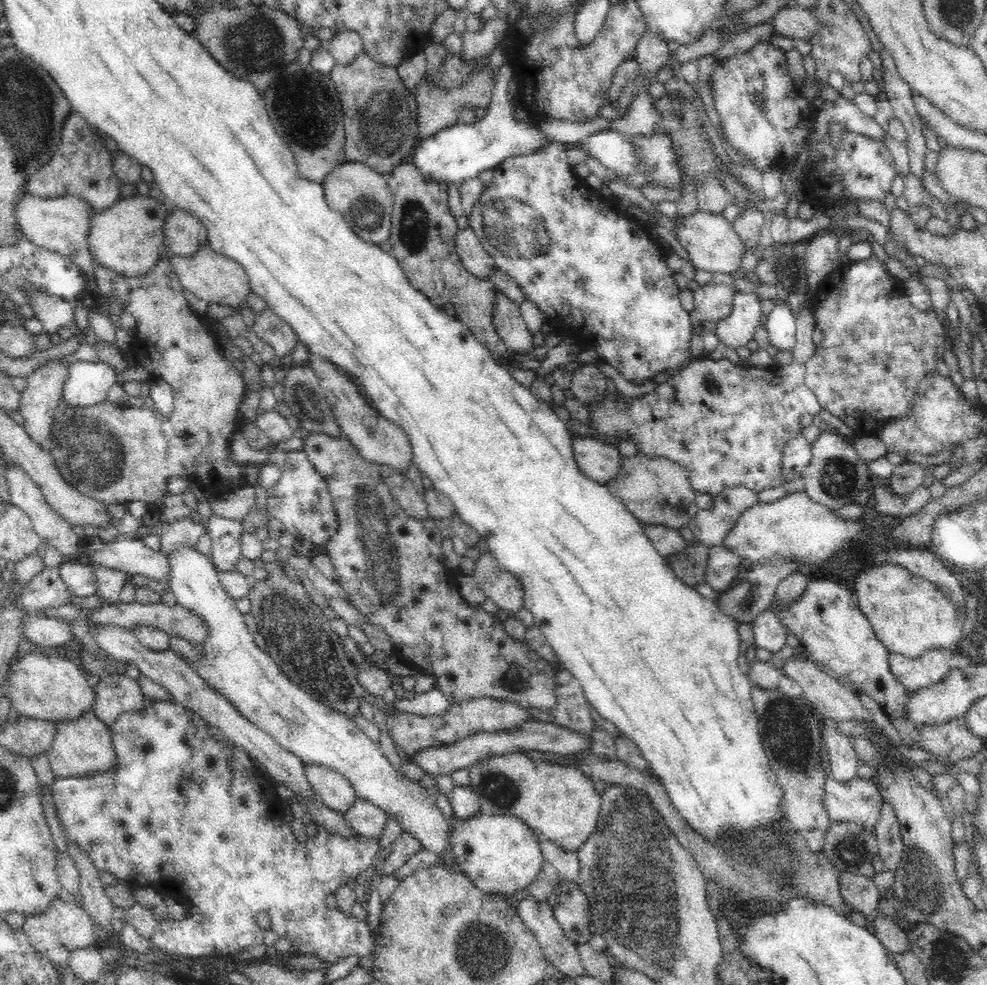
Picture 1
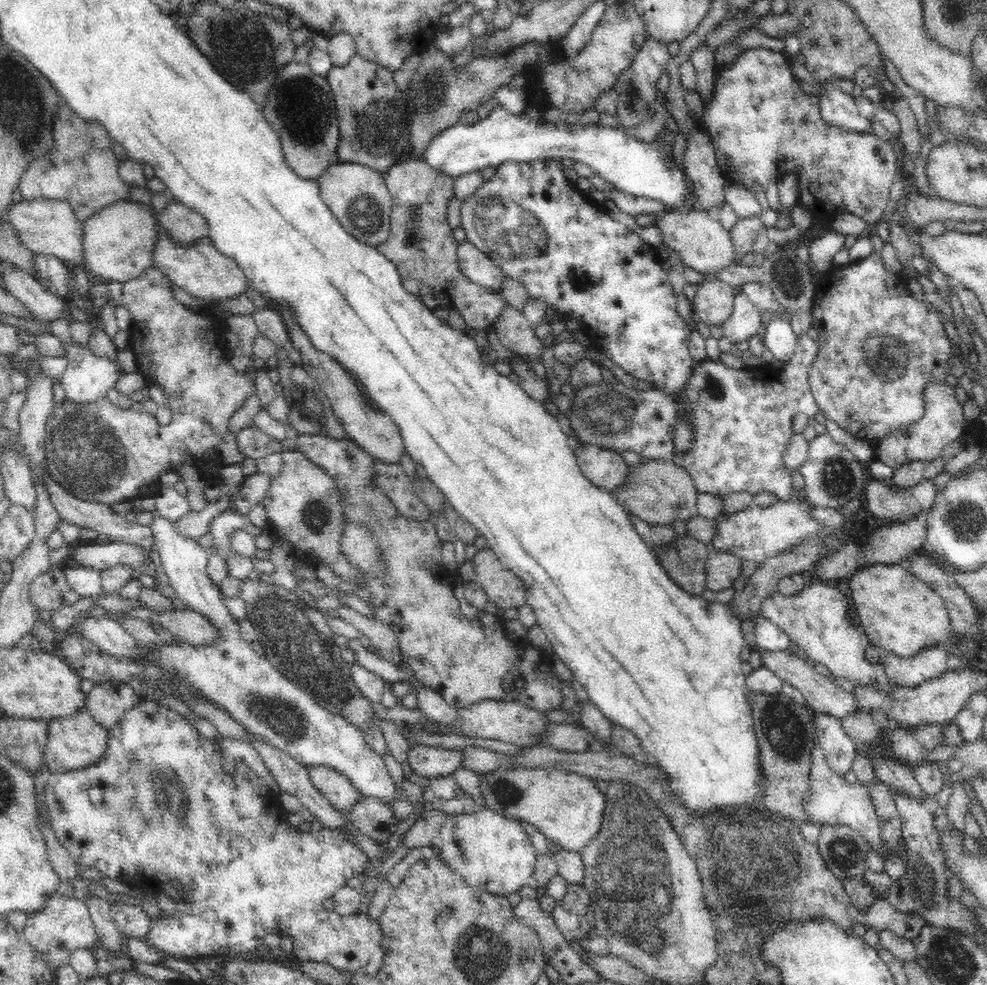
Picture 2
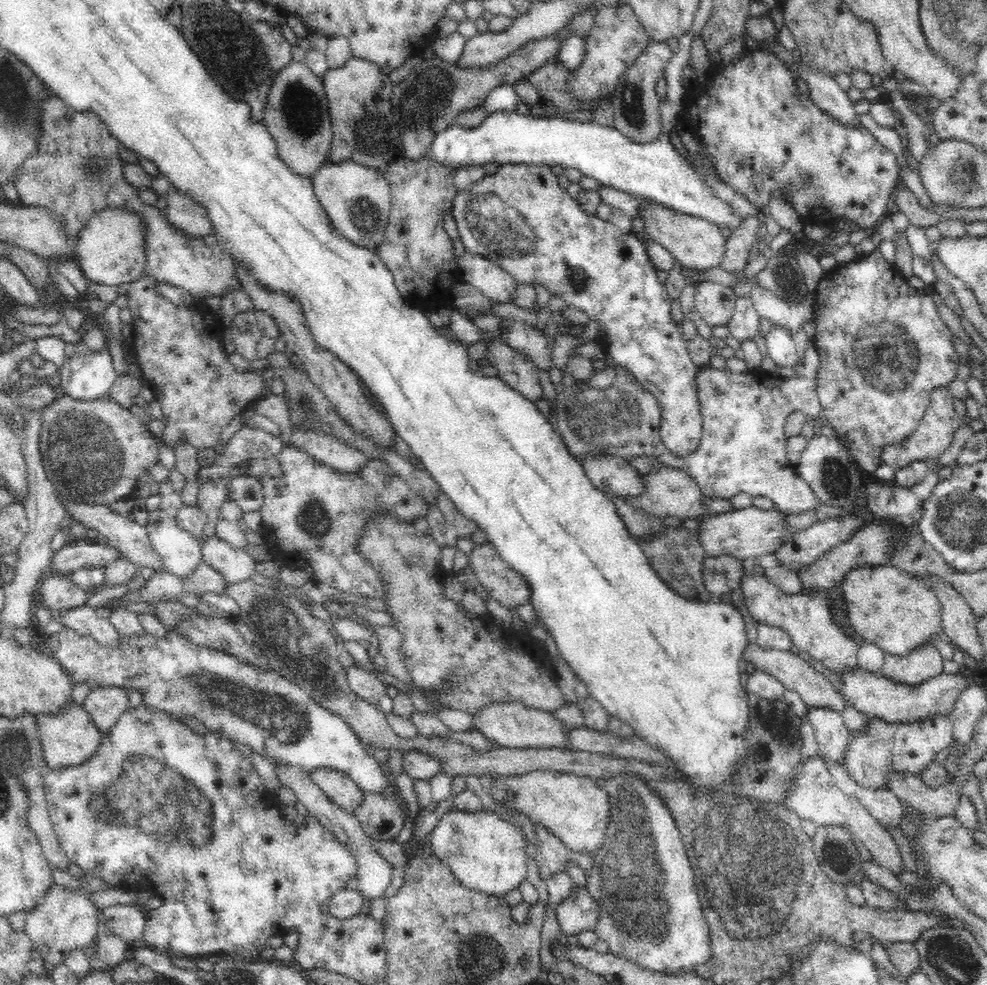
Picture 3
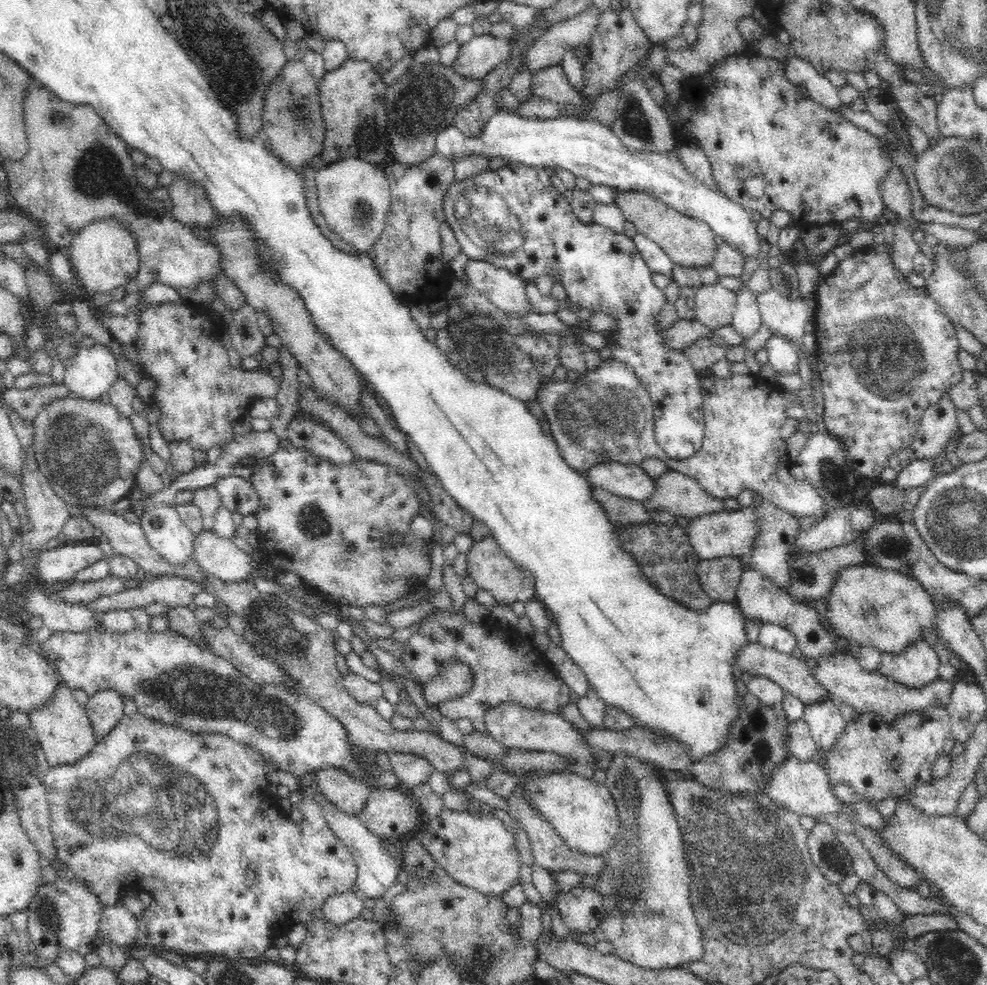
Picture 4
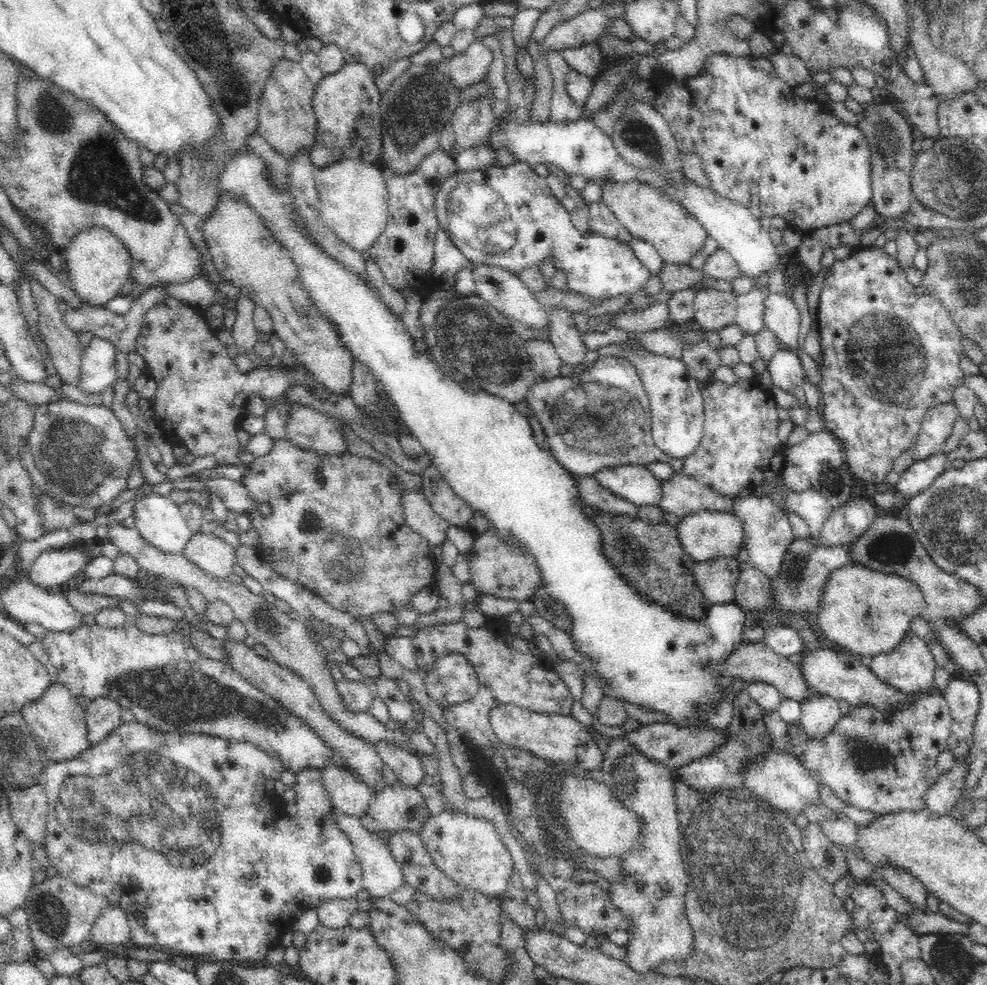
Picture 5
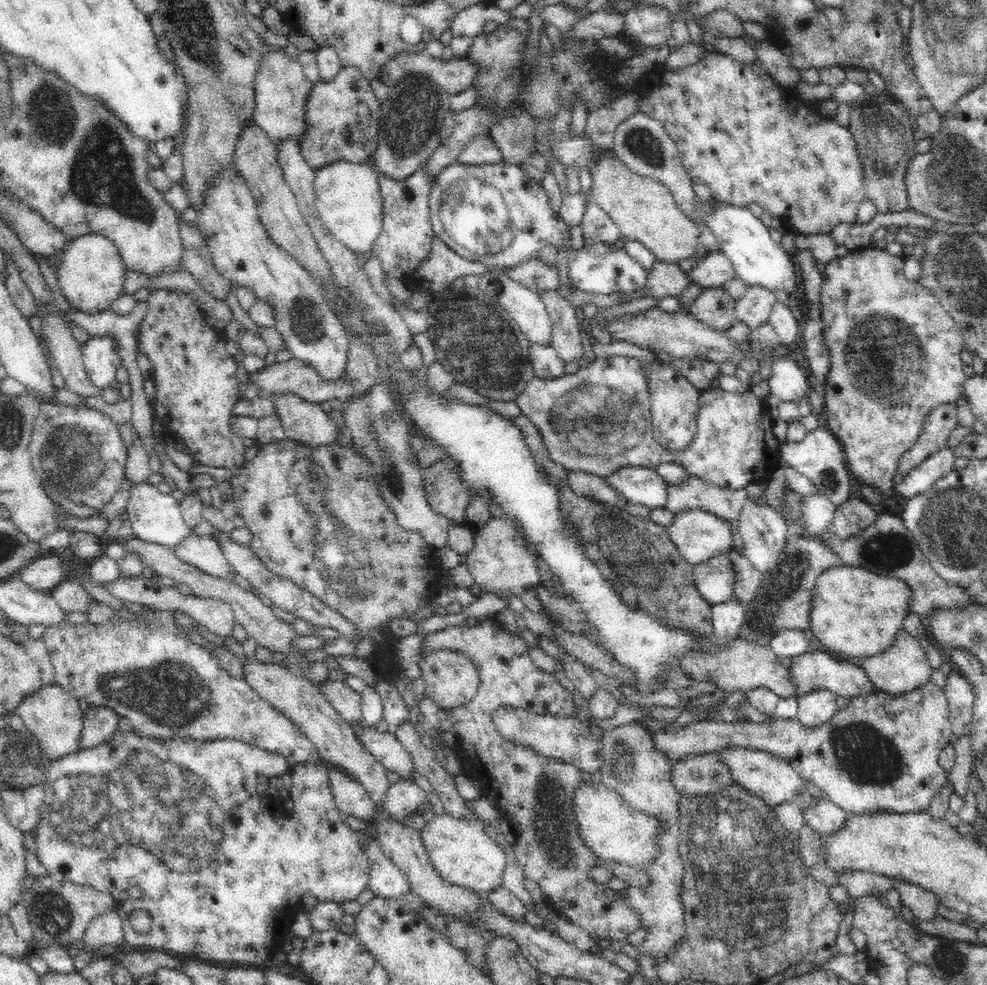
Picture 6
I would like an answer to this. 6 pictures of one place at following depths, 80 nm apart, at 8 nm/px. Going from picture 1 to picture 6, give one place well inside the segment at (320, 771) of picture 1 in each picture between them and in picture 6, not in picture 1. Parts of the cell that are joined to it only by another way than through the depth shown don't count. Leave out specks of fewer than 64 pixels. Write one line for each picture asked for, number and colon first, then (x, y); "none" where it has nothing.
2: (336, 788)
3: (340, 789)
4: (350, 795)
5: (349, 795)
6: (352, 800)

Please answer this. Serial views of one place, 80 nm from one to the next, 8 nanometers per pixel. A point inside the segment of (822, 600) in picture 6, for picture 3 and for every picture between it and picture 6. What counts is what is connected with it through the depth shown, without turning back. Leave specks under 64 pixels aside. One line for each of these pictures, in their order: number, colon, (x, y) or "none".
3: (886, 606)
4: (868, 606)
5: (865, 612)

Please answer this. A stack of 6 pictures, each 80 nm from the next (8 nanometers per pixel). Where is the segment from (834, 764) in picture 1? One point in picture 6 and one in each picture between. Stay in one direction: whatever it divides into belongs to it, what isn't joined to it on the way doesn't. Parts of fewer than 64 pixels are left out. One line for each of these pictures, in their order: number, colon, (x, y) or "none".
2: (839, 749)
3: (832, 736)
4: (826, 723)
5: (819, 716)
6: (815, 709)

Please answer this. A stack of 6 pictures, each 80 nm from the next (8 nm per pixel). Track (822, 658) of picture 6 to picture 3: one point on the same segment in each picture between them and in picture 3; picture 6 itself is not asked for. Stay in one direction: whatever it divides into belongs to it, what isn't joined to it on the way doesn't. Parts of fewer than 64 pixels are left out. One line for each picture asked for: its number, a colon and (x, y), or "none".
3: (872, 694)
4: (842, 676)
5: (841, 674)

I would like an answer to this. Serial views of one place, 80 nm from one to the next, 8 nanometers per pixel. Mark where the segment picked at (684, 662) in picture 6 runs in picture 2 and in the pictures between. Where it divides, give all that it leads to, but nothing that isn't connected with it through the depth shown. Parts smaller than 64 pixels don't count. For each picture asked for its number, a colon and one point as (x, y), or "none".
2: (822, 695)
3: (815, 690)
4: (794, 677)
5: (751, 662)

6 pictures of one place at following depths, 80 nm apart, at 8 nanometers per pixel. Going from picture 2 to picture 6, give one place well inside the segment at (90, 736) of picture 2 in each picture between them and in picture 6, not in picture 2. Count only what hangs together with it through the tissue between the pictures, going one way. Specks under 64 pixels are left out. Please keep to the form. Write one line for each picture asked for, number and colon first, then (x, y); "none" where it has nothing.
3: (69, 738)
4: (64, 731)
5: (57, 721)
6: (53, 716)

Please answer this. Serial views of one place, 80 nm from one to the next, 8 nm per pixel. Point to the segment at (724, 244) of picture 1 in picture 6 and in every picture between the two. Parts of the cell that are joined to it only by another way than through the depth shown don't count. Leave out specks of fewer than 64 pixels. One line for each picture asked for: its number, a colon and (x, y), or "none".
2: (699, 238)
3: (696, 243)
4: (687, 242)
5: (646, 214)
6: (643, 208)

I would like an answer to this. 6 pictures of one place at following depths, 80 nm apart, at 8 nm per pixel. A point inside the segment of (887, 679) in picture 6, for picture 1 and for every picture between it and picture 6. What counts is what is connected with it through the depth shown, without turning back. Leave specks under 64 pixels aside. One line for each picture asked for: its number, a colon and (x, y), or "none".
1: (931, 668)
2: (930, 663)
3: (924, 663)
4: (917, 666)
5: (911, 667)

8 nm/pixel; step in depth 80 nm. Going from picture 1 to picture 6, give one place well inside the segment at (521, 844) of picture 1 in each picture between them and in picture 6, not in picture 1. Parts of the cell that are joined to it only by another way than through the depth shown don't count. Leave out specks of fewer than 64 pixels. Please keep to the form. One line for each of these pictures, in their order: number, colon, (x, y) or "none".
2: (492, 853)
3: (487, 854)
4: (477, 851)
5: (468, 850)
6: (461, 852)

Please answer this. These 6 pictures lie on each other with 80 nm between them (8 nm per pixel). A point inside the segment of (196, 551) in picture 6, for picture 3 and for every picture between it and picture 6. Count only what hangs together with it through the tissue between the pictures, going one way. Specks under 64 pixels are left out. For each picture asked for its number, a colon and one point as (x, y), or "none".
3: (236, 565)
4: (220, 557)
5: (216, 557)

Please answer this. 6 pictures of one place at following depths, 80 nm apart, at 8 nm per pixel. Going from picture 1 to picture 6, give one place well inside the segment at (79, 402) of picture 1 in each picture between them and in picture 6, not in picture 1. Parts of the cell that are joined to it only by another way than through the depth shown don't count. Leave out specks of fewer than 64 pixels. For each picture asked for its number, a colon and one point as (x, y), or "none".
2: (87, 378)
3: (88, 376)
4: (94, 370)
5: (97, 372)
6: (101, 360)

